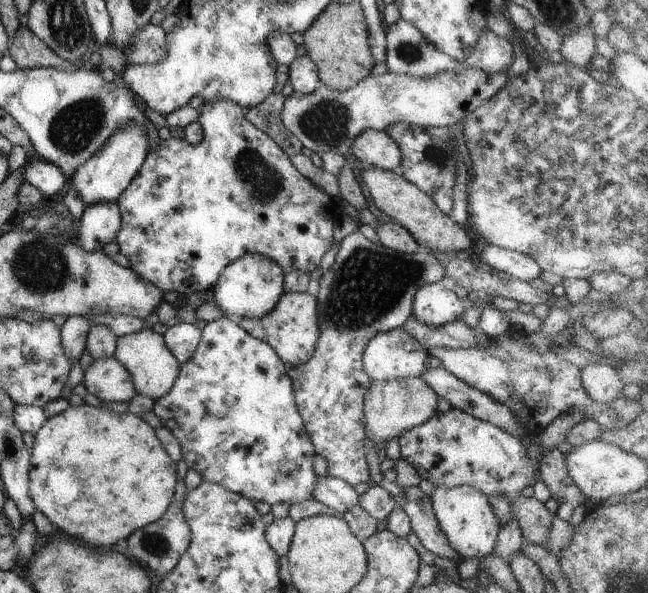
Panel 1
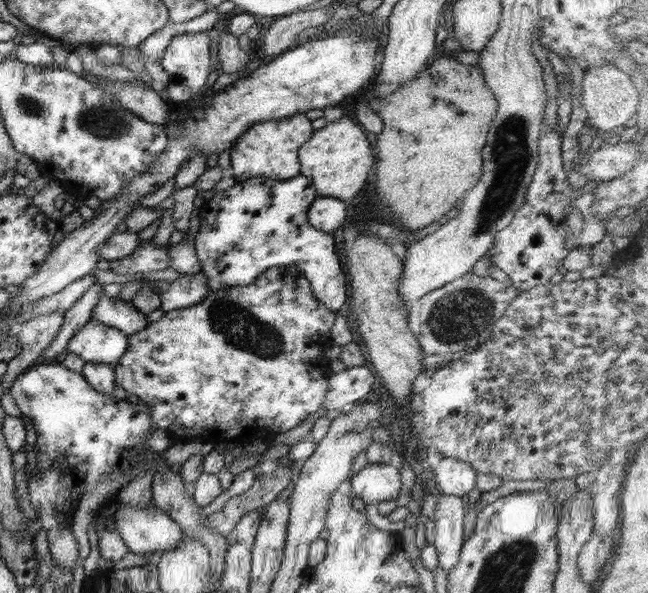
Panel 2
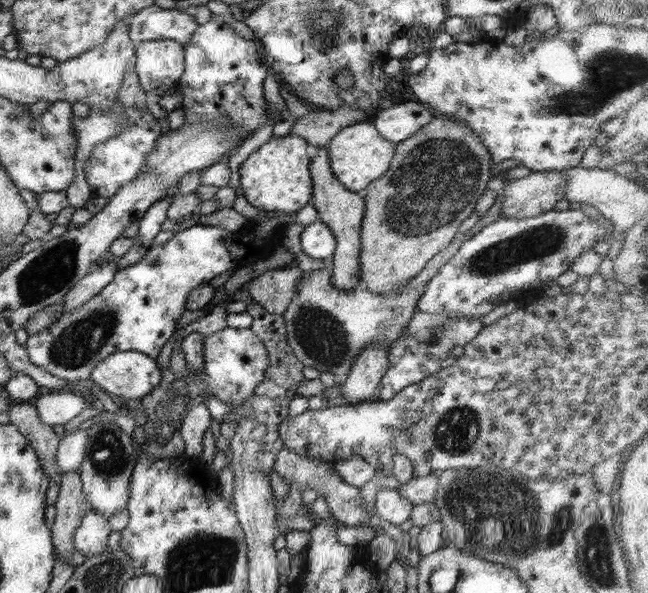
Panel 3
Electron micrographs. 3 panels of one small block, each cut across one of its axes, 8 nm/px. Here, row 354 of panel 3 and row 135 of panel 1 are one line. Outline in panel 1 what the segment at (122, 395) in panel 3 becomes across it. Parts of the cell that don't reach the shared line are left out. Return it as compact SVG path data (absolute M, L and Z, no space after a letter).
M126 123L116 129L107 141L75 170L71 176L71 186L74 186L86 207L99 202L114 202L127 189L132 179L136 178L148 151L149 136L145 133L145 128L136 123Z

